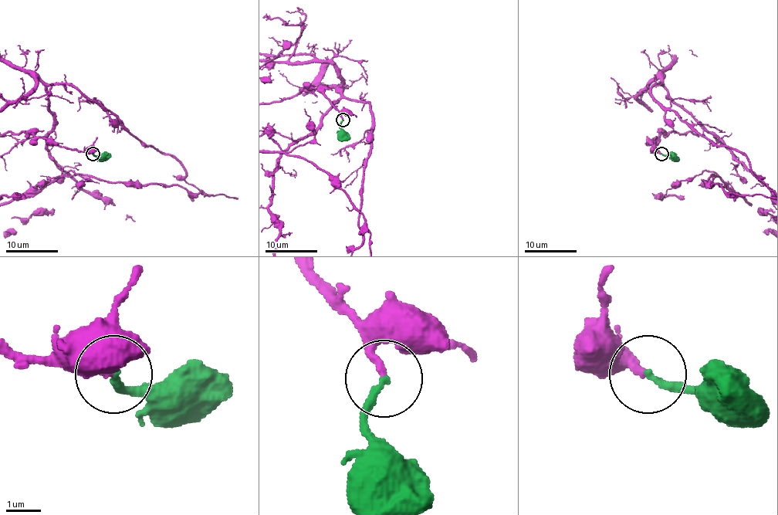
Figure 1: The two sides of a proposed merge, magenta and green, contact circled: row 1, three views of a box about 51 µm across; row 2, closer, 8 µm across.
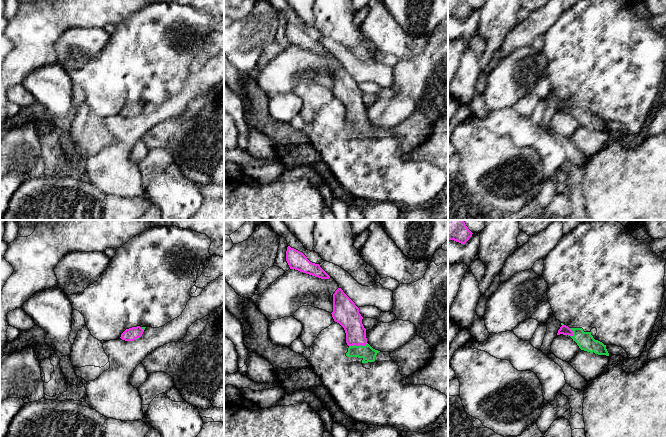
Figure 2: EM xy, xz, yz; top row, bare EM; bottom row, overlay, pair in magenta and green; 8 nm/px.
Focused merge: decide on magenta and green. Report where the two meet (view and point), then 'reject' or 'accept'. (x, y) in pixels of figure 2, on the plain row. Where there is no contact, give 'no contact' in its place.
xz (358, 121) | accept

